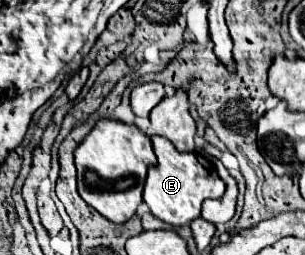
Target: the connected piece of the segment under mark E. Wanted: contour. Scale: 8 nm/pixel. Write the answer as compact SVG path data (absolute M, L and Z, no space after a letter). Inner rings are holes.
M153 135L151 141L159 163L147 171L143 201L149 205L151 213L163 223L173 227L189 225L201 215L201 205L205 199L219 199L225 193L225 183L217 179L215 165L209 163L203 155L181 153L167 137Z

